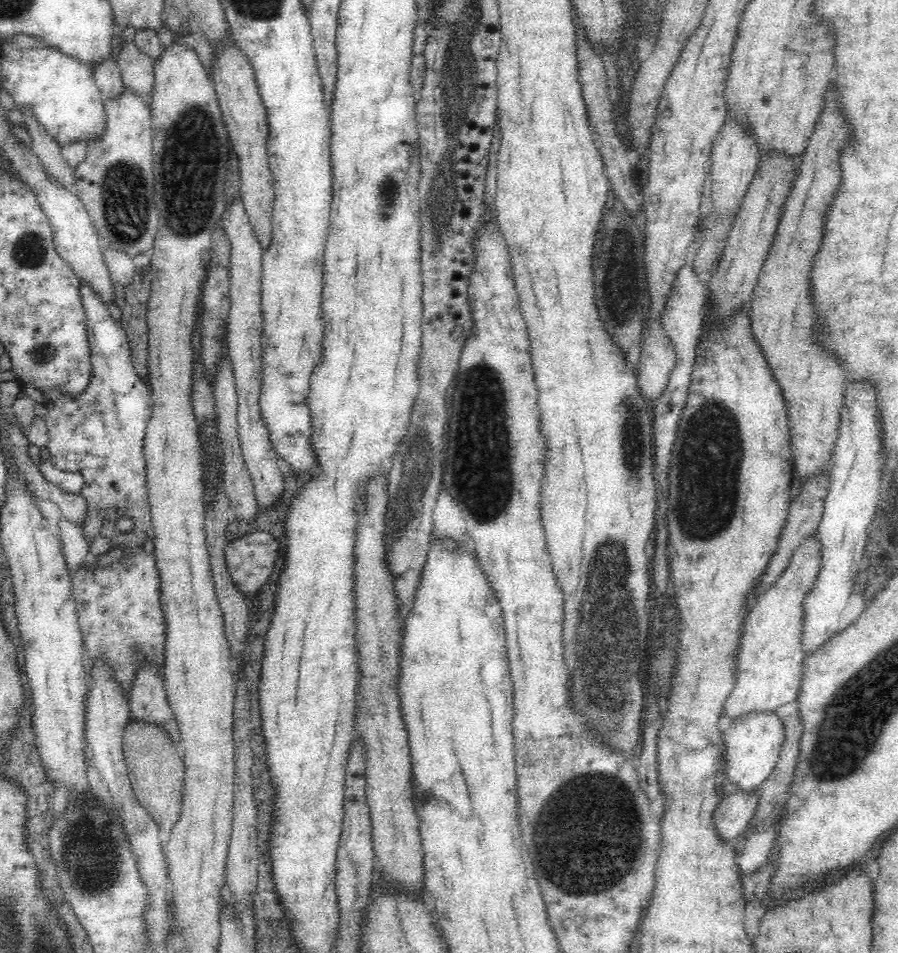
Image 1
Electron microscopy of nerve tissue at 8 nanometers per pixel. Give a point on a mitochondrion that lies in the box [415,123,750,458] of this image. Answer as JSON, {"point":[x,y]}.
{"point":[619,281]}

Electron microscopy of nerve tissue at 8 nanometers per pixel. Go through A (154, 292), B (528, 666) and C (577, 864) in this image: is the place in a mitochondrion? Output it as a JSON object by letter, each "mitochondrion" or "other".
{"A":"other","B":"other","C":"mitochondrion"}

